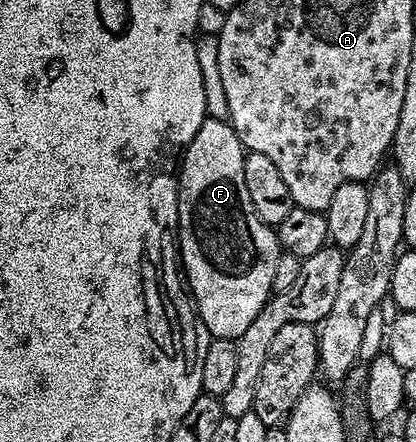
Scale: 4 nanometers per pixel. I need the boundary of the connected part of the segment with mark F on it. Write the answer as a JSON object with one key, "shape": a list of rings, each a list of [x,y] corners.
{"shape":[[[208,118],[197,128],[197,136],[183,152],[178,172],[179,180],[179,228],[177,249],[181,269],[195,303],[202,329],[211,338],[238,340],[245,328],[253,324],[257,312],[272,297],[274,272],[281,253],[278,233],[262,222],[249,200],[249,188],[245,188],[245,160],[247,154],[243,141],[231,127],[230,121]]]}

